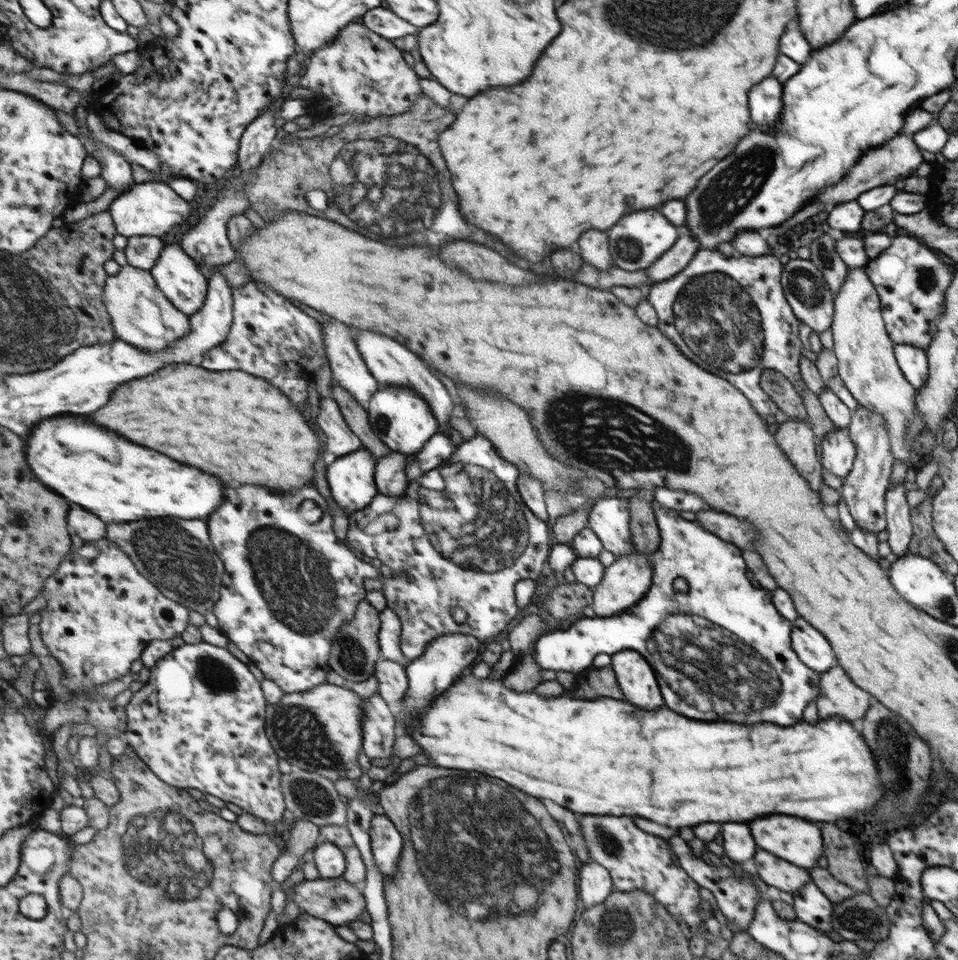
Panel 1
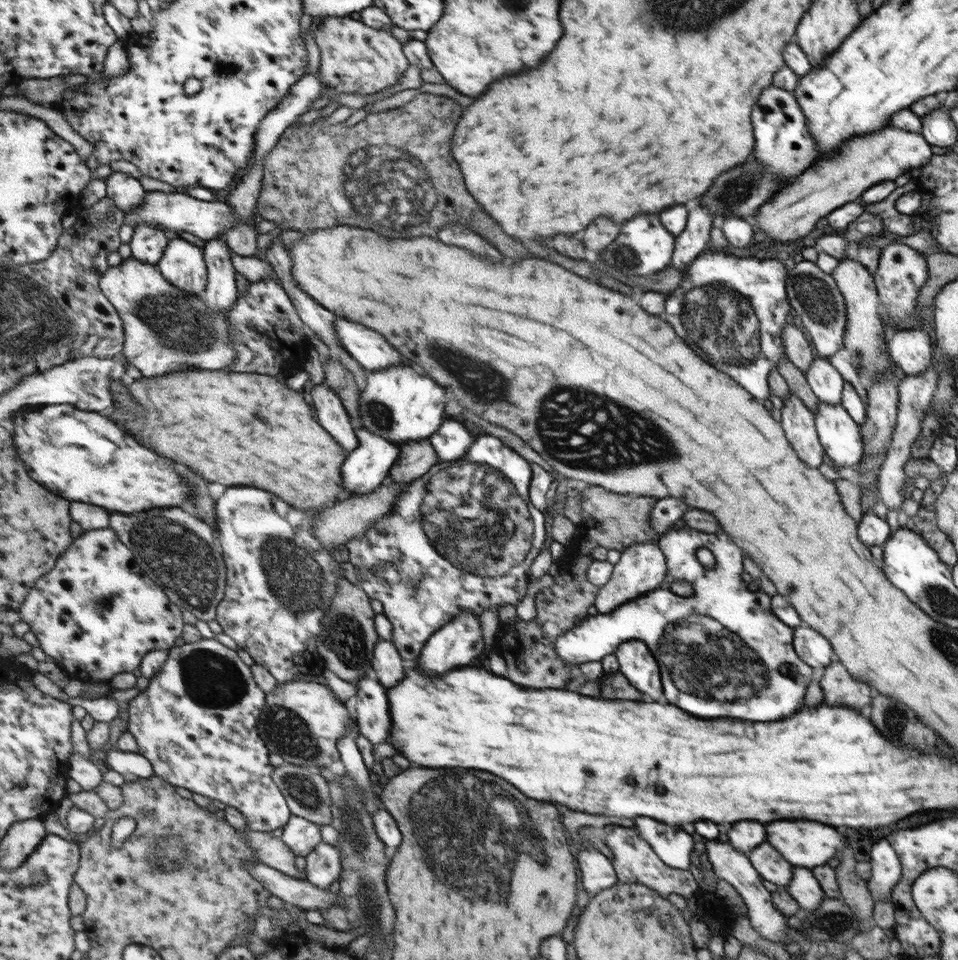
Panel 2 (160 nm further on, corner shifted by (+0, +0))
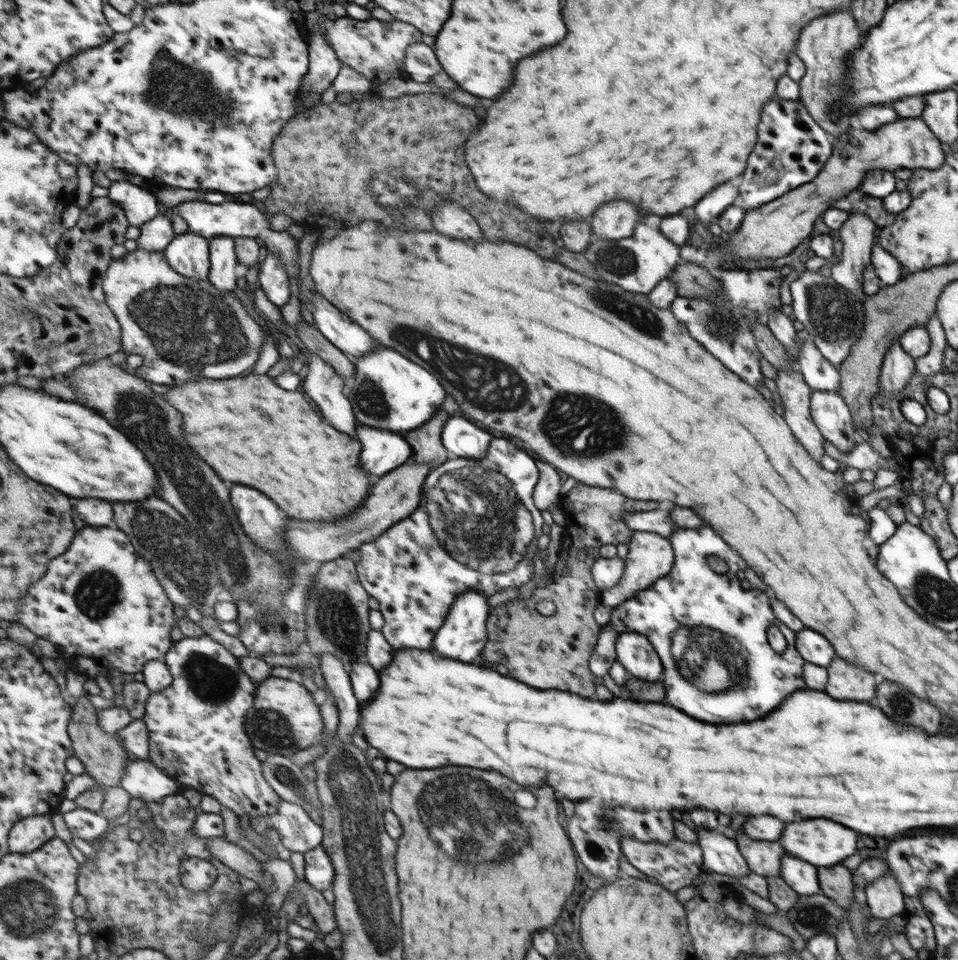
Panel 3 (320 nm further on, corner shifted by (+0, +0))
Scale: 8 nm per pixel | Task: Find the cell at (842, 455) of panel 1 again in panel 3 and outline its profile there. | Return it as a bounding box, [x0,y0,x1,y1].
[811,390,862,453]

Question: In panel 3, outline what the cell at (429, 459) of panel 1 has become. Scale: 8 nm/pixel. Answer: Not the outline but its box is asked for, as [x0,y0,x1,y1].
[442,415,493,459]

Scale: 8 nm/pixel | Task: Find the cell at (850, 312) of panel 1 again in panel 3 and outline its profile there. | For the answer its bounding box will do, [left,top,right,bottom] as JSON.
[832,213,876,302]

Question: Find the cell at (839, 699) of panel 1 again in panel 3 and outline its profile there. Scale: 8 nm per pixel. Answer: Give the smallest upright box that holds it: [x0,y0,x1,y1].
[824,658,876,702]

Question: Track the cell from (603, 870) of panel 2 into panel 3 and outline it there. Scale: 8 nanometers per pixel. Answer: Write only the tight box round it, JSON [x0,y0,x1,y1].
[568,798,677,878]

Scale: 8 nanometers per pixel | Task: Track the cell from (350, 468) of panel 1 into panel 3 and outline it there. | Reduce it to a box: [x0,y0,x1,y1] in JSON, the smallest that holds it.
[359,425,412,476]

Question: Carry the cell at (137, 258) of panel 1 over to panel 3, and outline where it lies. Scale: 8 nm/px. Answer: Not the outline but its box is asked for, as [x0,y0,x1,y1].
[138,215,177,252]

